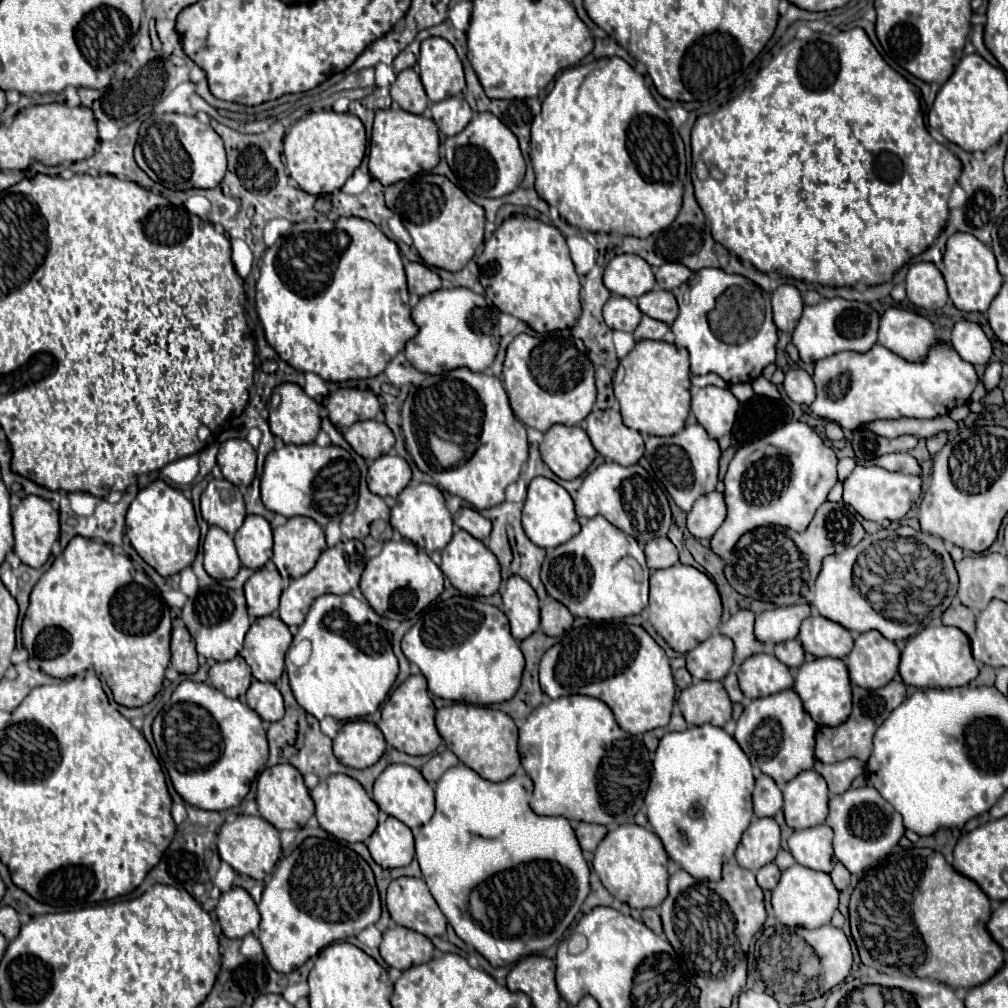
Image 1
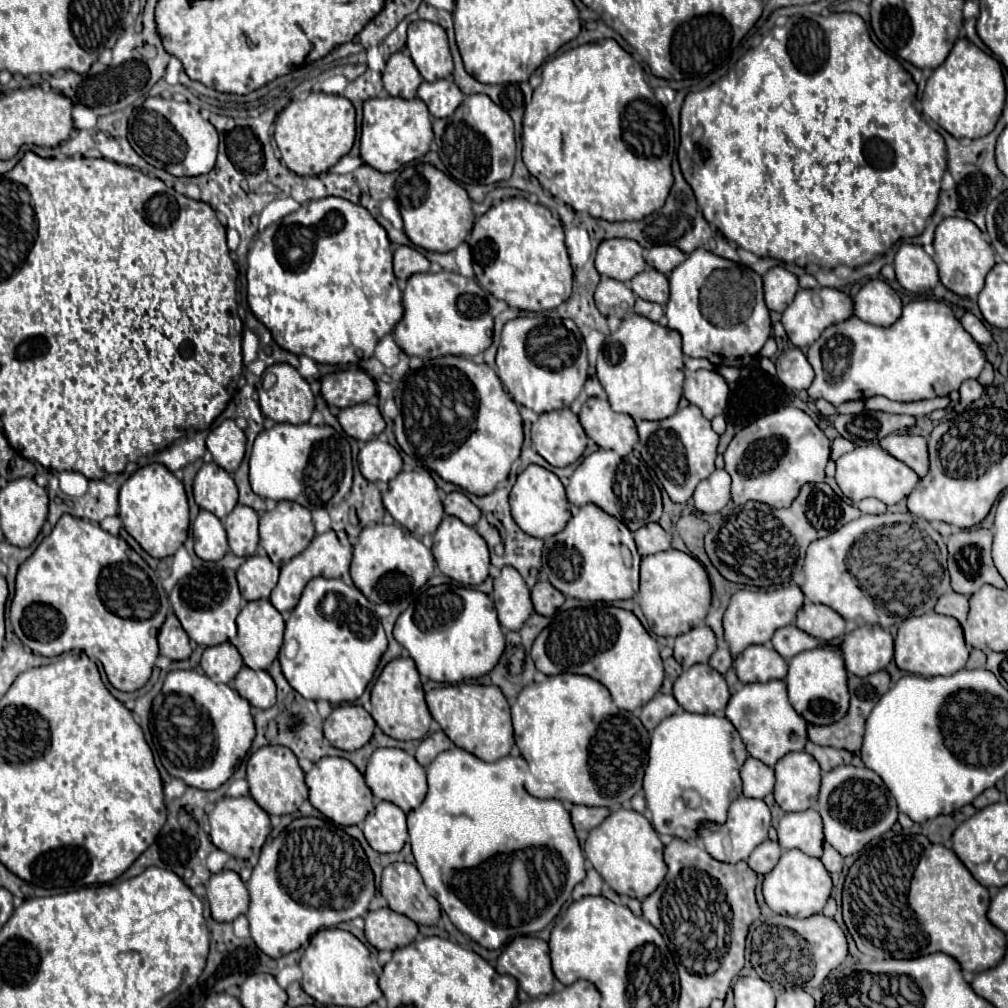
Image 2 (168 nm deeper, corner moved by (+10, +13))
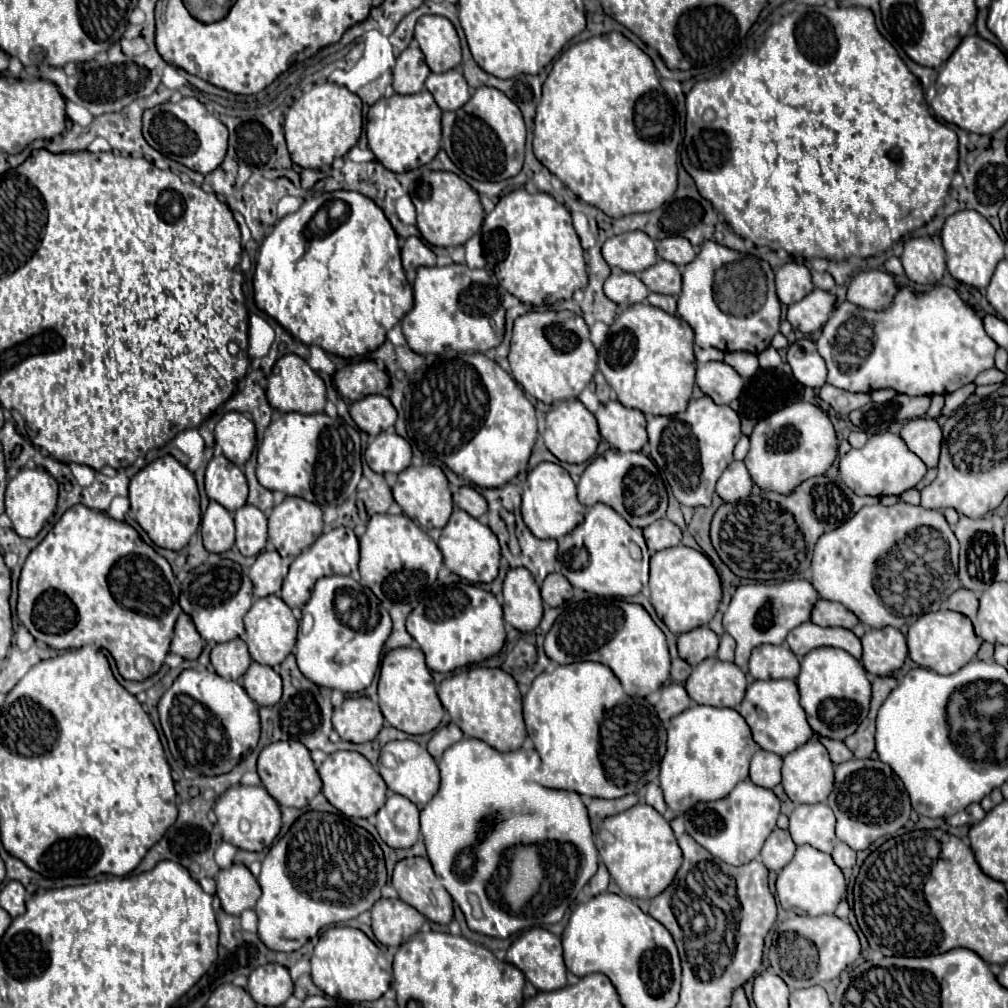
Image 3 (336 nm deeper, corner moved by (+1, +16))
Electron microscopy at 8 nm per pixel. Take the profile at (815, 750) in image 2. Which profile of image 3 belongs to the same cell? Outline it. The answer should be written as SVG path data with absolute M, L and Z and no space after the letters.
M820 738L820 742L826 746L826 750L828 750L828 754L830 754L830 760L832 760L834 764L840 764L840 762L846 762L846 760L854 758L854 754L852 754L852 752L846 748L846 744L840 742L840 740Z

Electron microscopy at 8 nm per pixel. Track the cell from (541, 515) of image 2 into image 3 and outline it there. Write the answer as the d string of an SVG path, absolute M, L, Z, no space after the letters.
M542 462L528 474L521 500L524 524L538 538L562 538L584 520L584 506L576 498L576 484L562 466L552 462Z

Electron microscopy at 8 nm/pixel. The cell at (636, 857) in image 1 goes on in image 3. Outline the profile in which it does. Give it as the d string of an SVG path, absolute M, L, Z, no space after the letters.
M636 804L626 812L606 818L602 828L614 836L614 842L600 846L598 852L624 896L654 898L670 886L682 864L682 852L670 824L662 814L658 814L648 804Z

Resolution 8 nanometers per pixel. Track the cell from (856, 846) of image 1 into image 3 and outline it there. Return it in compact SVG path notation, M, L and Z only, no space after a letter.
M852 758L836 766L834 790L828 796L828 806L838 818L836 836L852 850L866 850L874 840L900 830L910 818L910 798L902 780L882 760Z

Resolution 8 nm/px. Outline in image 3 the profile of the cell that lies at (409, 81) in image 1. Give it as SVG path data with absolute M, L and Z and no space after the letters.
M412 44L398 58L394 66L394 90L398 94L416 94L424 88L430 68L422 56L422 50Z

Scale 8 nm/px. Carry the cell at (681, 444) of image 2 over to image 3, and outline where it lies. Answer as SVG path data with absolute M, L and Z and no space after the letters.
M710 396L690 400L688 408L674 416L648 416L650 456L664 472L676 500L684 506L710 506L718 478L734 460L732 452L740 436L738 412L730 406L714 404Z

